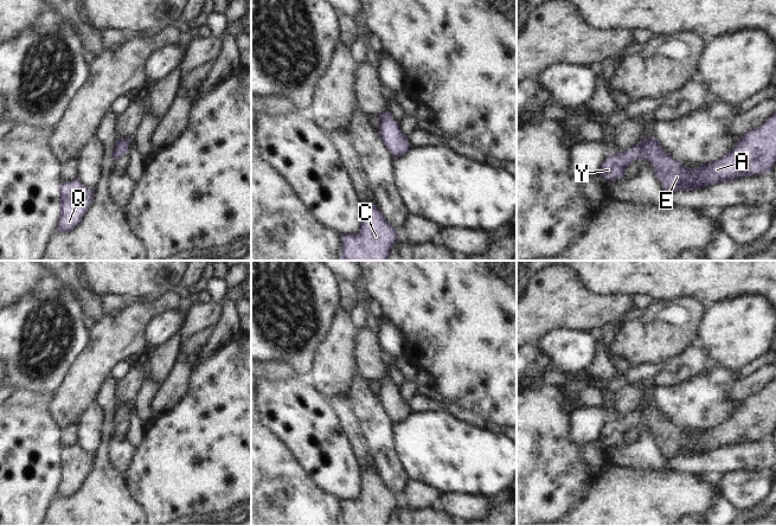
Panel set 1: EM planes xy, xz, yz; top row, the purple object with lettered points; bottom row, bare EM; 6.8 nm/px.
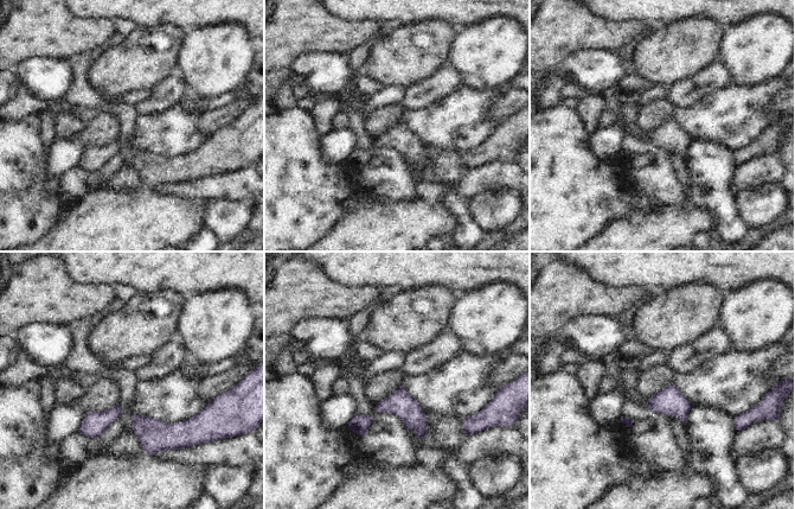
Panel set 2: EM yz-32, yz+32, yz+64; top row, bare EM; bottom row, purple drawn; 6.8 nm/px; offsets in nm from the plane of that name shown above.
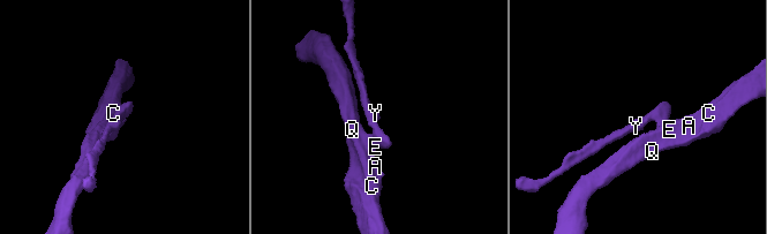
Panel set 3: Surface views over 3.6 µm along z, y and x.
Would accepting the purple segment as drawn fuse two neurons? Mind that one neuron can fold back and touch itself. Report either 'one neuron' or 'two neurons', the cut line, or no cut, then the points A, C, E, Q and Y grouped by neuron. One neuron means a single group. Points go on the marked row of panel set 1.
one neuron; no cut; A C E Q Y

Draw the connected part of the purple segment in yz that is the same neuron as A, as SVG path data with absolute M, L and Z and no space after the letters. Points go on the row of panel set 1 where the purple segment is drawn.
M776 114L742 135L726 155L699 168L686 168L652 137L618 154L608 155L598 174L611 182L622 179L627 167L637 159L650 162L668 195L676 191L704 188L707 184L712 186L740 177L763 174L770 172L776 163Z

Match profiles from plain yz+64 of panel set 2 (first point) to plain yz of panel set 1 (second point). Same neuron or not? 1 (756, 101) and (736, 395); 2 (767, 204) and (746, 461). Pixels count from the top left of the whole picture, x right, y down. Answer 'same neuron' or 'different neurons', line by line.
1: different neurons
2: different neurons

